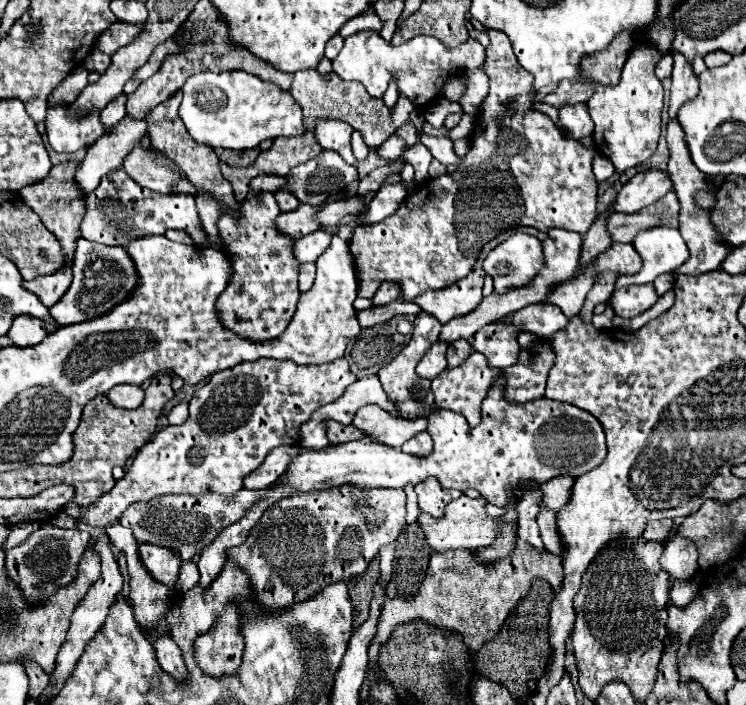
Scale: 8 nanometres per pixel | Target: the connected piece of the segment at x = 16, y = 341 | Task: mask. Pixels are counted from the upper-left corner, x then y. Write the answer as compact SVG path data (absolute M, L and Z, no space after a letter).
M20 315L20 319L14 319L14 323L8 331L12 345L16 345L16 347L34 347L34 345L42 343L46 335L48 335L46 323L40 319L32 319L28 315Z

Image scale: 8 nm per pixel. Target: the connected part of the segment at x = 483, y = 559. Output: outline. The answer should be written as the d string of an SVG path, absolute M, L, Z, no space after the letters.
M498 523L498 537L494 545L484 547L474 553L480 563L494 563L508 557L516 547L516 523Z

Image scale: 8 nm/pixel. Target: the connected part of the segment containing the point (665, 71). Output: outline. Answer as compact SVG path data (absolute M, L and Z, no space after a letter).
M666 55L666 57L660 59L660 63L656 65L656 77L658 77L660 81L664 81L664 79L670 77L670 73L672 73L672 57Z

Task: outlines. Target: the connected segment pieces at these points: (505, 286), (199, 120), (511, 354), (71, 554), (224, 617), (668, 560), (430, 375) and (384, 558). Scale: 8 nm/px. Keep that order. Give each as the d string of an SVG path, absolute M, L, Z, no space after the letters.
M516 233L494 247L484 259L484 271L494 279L494 293L504 295L534 281L544 269L544 251L536 237Z
M248 71L230 73L200 73L186 79L182 85L180 119L194 141L208 147L252 149L264 139L302 135L302 109L294 103L290 91L282 91L270 81L262 81Z
M494 321L474 335L474 349L488 359L490 367L508 367L516 363L516 355L520 351L516 335L521 332L520 327Z
M44 525L38 531L34 531L24 543L6 551L8 575L12 575L12 579L16 579L16 583L24 587L24 595L28 595L28 599L48 599L52 591L68 585L76 577L76 563L80 555L86 551L88 541L88 531Z
M226 603L212 629L196 637L194 661L206 675L224 677L234 675L240 669L242 655L244 635L240 609L236 607L236 603Z
M674 535L664 543L664 553L662 553L660 565L672 579L688 581L698 571L696 559L698 559L696 545L688 539L680 539Z
M434 343L428 351L426 351L426 355L422 357L422 361L418 363L418 367L416 367L416 373L420 375L420 377L426 377L426 379L436 379L444 369L446 369L446 347L448 345L444 345L444 343Z
M384 545L380 549L380 579L378 583L386 583L392 577L392 561L394 561L394 545Z

